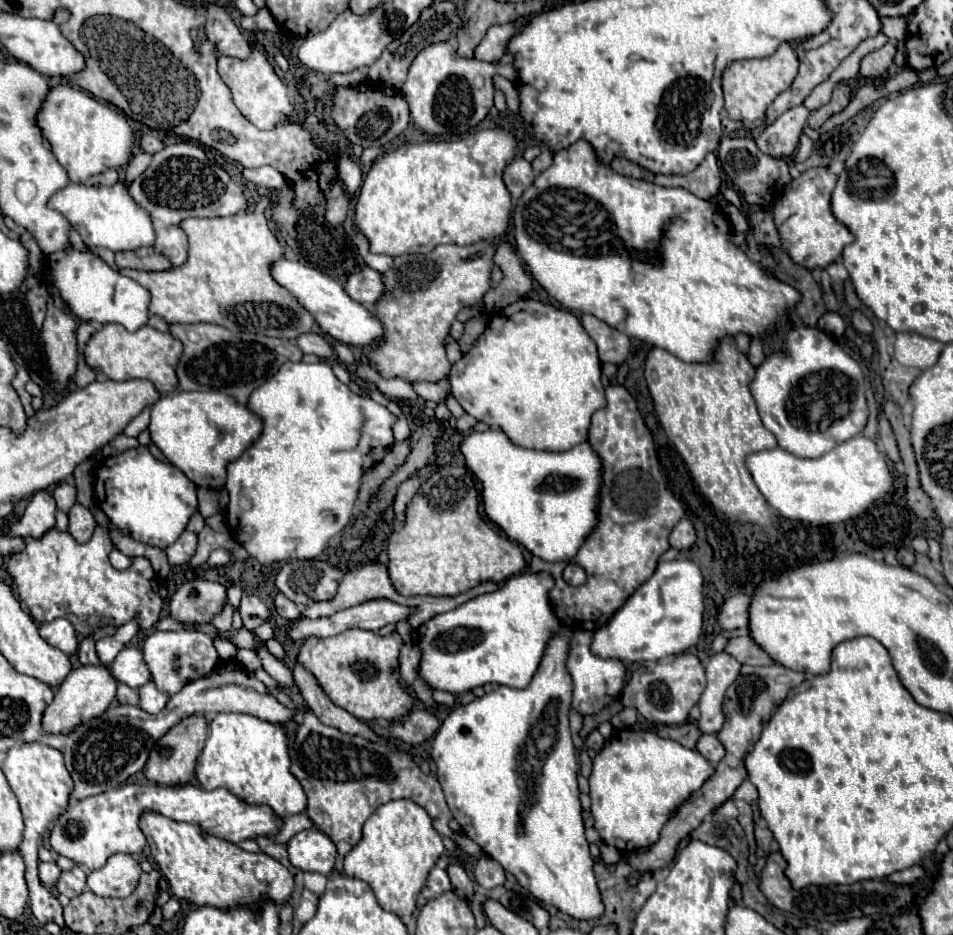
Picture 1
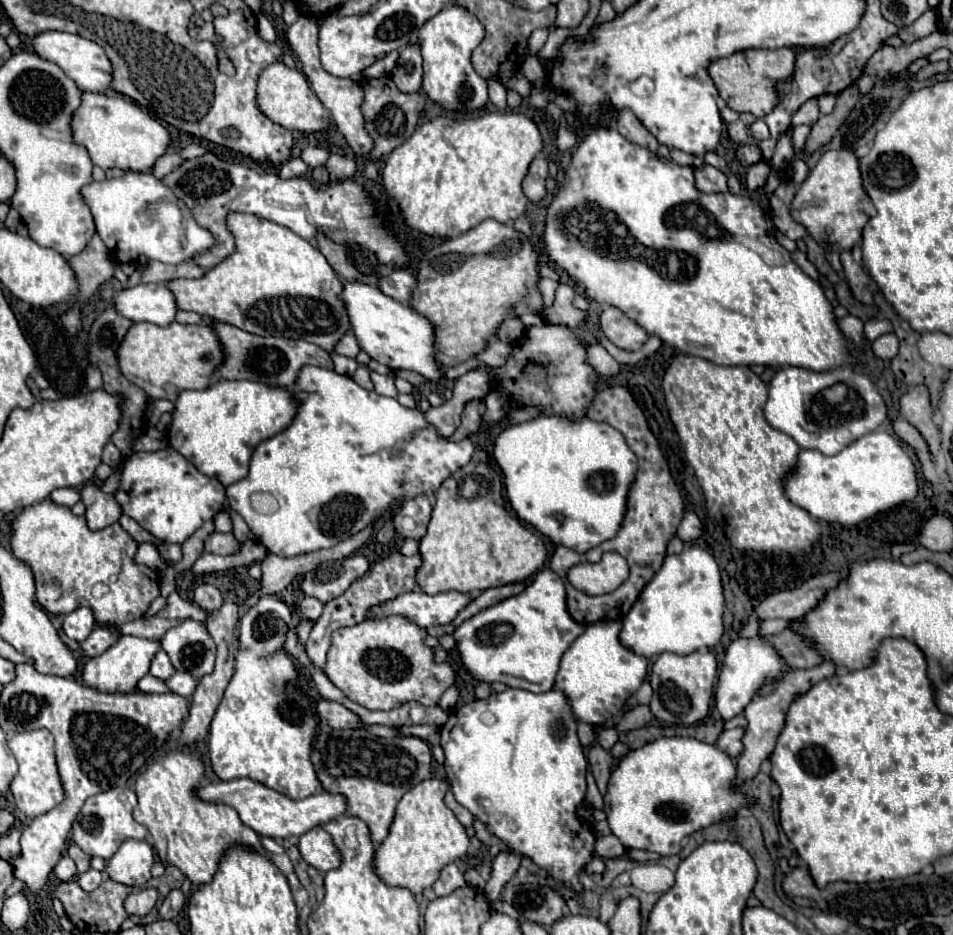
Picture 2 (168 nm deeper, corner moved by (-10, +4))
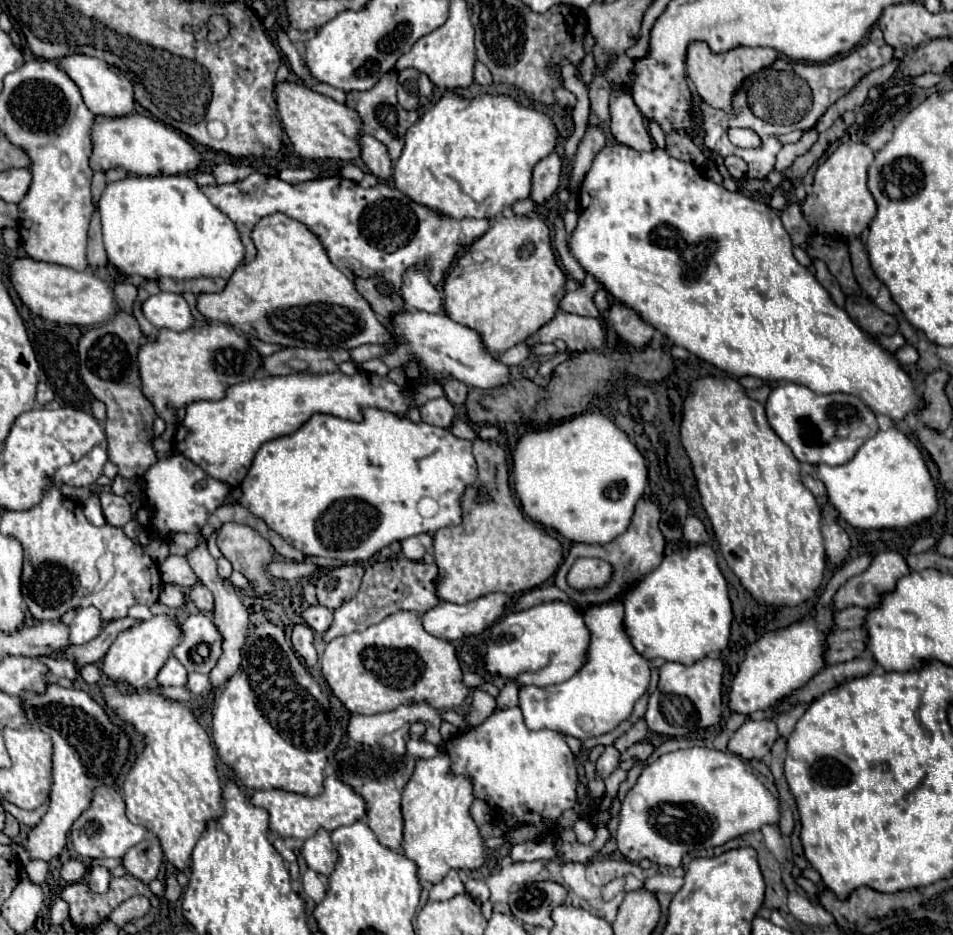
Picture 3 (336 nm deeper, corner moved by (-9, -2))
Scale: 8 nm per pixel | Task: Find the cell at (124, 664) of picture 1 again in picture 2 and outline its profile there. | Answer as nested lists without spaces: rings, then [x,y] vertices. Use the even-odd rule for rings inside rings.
[[[158,650],[152,664],[150,664],[150,676],[154,678],[160,678],[160,680],[166,680],[170,678],[170,674],[174,672],[174,668],[170,666],[170,660],[168,660],[168,654],[164,650]]]

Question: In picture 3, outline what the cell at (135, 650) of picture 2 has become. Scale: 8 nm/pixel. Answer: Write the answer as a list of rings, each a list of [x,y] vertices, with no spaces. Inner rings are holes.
[[[159,614],[159,616],[153,616],[151,620],[137,622],[135,626],[127,628],[115,638],[109,652],[103,658],[101,670],[113,682],[125,682],[133,688],[145,688],[147,684],[155,682],[159,670],[171,656],[171,650],[181,642],[181,638],[183,638],[183,632],[177,618],[169,614]]]

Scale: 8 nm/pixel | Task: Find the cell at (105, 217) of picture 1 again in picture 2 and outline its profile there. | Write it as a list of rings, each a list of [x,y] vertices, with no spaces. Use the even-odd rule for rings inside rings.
[[[126,172],[122,178],[90,182],[80,194],[94,216],[98,236],[118,262],[134,262],[144,254],[164,264],[178,264],[190,260],[196,252],[206,252],[214,244],[214,236],[196,226],[192,218],[188,230],[184,212],[178,208],[172,190],[166,190],[150,172]]]

